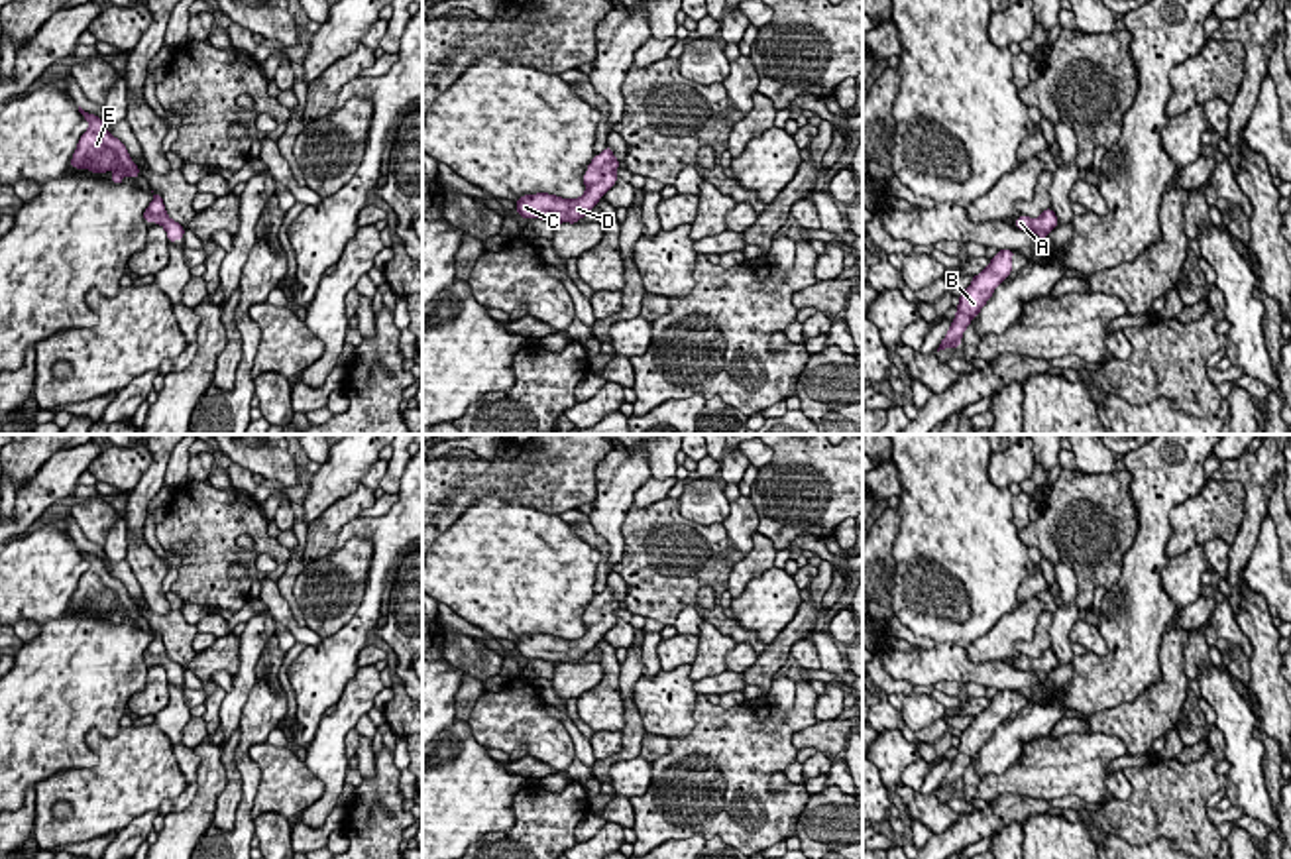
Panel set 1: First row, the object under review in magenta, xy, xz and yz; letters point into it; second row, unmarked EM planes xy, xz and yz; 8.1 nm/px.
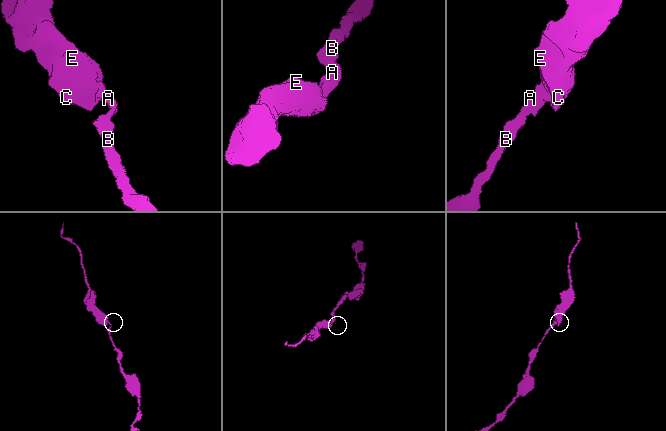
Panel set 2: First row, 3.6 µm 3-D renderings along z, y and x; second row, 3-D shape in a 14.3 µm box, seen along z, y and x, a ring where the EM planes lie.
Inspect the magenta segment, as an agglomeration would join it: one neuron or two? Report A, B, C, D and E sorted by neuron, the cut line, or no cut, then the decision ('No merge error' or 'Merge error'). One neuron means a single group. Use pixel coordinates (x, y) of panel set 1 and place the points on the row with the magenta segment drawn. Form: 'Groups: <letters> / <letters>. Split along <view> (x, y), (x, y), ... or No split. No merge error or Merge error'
Groups: A B C D E. No split. No merge error

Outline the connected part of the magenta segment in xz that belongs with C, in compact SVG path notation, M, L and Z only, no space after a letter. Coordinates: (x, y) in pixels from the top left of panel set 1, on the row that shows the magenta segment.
M605 147L588 165L584 175L586 193L580 199L562 199L548 193L525 195L515 202L517 212L523 218L540 218L552 224L576 224L617 183L615 171L619 165L621 161L615 159L613 149Z

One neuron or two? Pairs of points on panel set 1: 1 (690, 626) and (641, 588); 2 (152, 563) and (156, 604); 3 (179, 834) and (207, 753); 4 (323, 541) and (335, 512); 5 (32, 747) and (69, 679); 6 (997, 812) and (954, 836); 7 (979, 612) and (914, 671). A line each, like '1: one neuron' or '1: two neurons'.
1: two neurons
2: one neuron
3: one neuron
4: one neuron
5: one neuron
6: one neuron
7: two neurons

